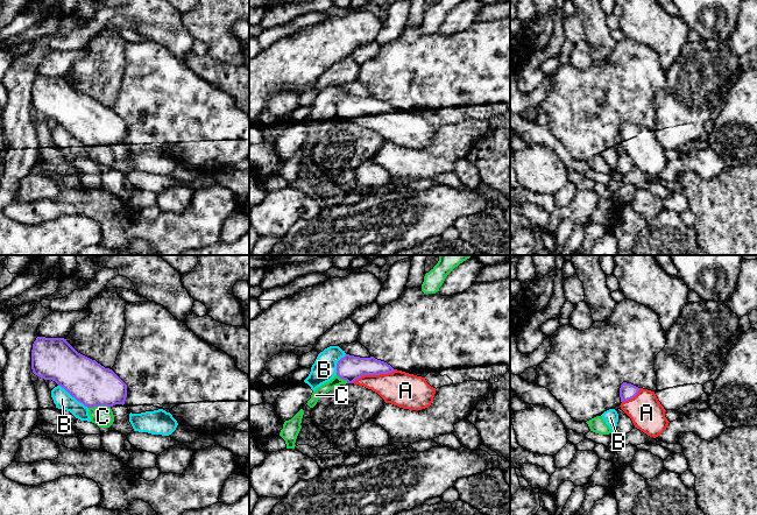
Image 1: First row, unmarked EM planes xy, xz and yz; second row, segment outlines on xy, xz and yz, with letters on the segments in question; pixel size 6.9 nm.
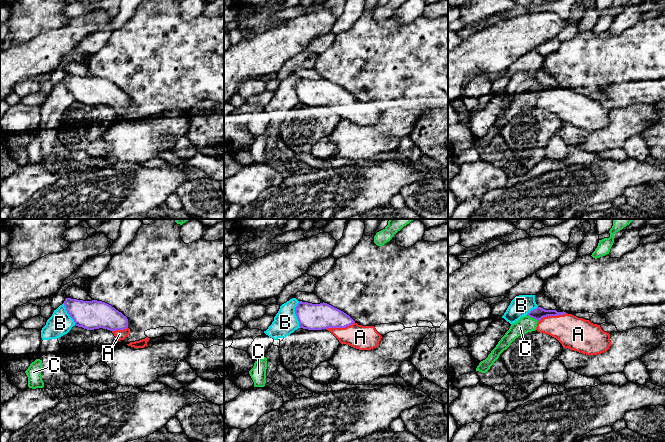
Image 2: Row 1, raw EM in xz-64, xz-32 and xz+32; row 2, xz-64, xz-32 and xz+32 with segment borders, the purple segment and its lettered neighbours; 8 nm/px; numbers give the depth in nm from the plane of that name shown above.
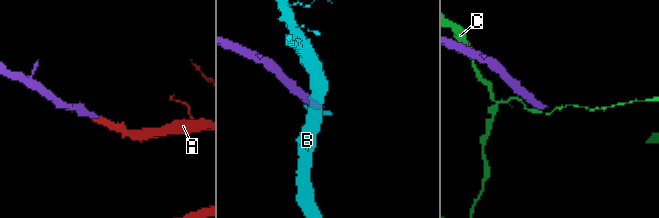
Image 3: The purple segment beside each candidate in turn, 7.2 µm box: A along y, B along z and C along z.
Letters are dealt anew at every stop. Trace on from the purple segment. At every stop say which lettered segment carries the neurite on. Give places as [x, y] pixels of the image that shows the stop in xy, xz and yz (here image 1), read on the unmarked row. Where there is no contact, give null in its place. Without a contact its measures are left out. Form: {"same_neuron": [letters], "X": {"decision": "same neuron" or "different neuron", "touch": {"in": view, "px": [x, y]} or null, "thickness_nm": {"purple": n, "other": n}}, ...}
{"same_neuron": ["A"], "A": {"decision": "same neuron", "touch": {"in": "xz", "px": [373, 113]}, "thickness_nm": {"purple": 170, "other": 240}}, "B": {"decision": "different neuron", "touch": {"in": "xy", "px": [73, 135]}, "thickness_nm": {"purple": 300, "other": 120}}, "C": {"decision": "different neuron", "touch": {"in": "xy", "px": [99, 143]}, "thickness_nm": {"purple": 300, "other": 150}}}

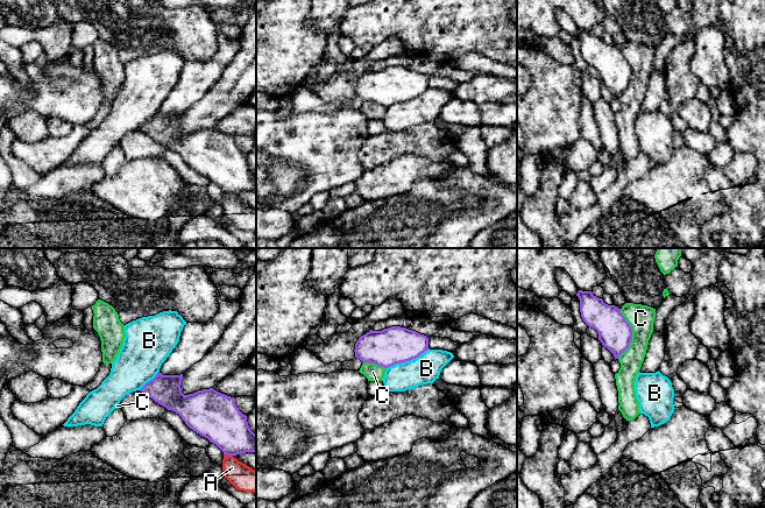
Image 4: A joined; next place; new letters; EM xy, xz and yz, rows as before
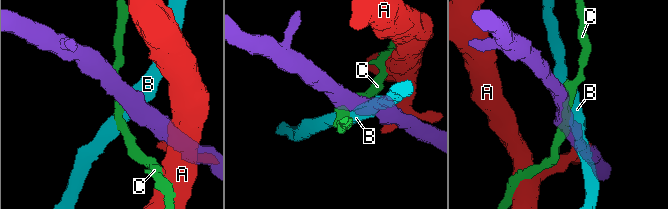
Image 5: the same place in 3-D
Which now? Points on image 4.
{"same_neuron": [], "A": {"decision": "different neuron", "touch": {"in": "xy", "px": [228, 193]}, "thickness_nm": {"purple": 300, "other": 180}}, "B": {"decision": "different neuron", "touch": {"in": "xz", "px": [408, 99]}, "thickness_nm": {"purple": 260, "other": 200}}, "C": {"decision": "different neuron", "touch": {"in": "yz", "px": [631, 72]}, "thickness_nm": {"purple": 240, "other": 180}}}

